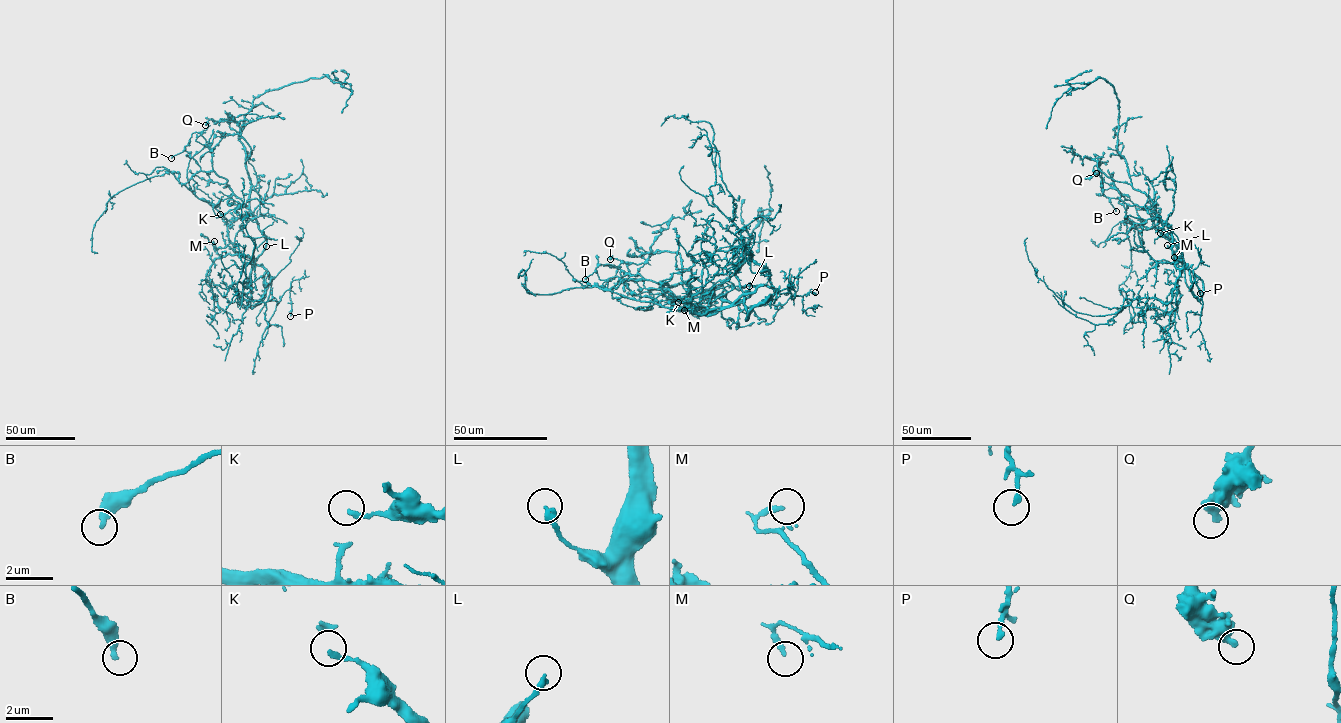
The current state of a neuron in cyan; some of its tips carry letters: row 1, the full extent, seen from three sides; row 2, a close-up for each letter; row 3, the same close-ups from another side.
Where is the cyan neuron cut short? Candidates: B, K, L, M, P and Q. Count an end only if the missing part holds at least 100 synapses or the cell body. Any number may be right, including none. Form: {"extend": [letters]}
{"extend": []}

